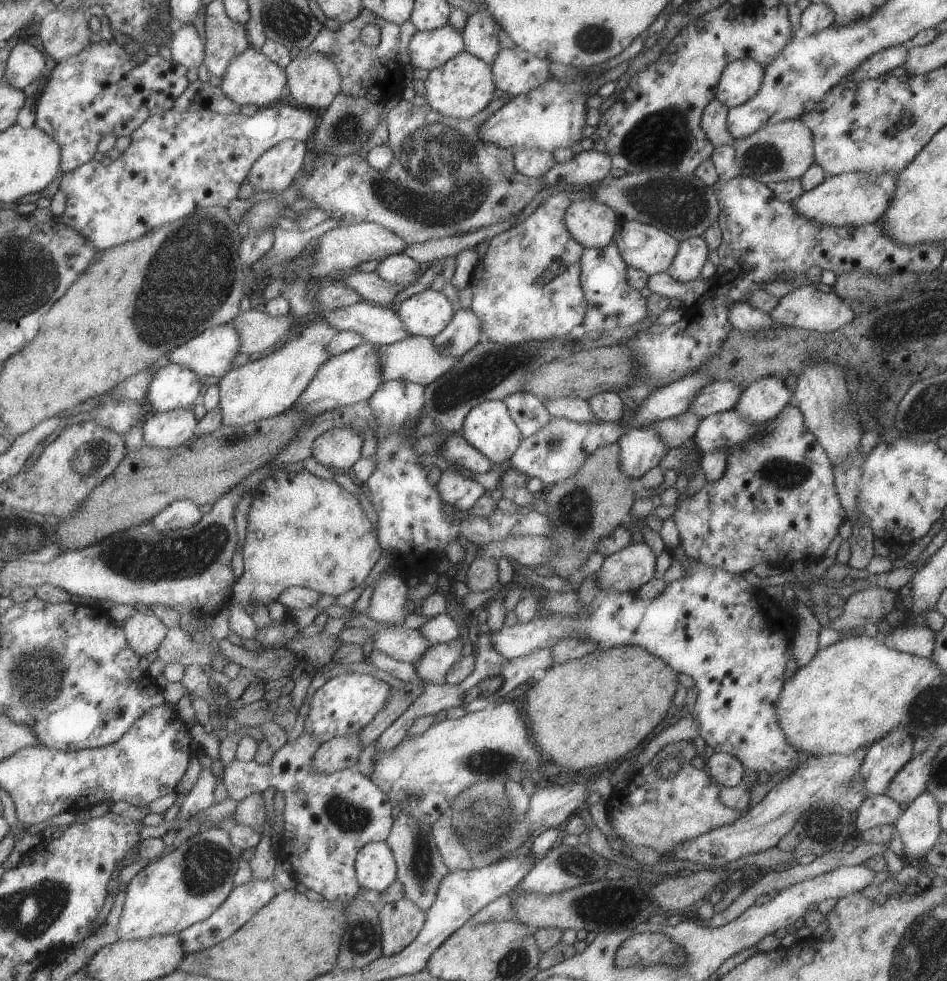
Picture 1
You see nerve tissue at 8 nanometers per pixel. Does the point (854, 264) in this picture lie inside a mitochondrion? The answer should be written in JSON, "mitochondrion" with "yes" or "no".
{"mitochondrion":"no"}

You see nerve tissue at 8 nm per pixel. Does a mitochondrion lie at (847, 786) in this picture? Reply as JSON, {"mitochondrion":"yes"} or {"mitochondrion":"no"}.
{"mitochondrion":"yes"}

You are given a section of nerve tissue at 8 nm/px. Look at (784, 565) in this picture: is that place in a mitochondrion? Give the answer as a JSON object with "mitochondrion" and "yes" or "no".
{"mitochondrion":"no"}

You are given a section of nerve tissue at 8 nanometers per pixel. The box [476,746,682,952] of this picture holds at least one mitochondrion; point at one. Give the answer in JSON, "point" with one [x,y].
{"point":[595,904]}

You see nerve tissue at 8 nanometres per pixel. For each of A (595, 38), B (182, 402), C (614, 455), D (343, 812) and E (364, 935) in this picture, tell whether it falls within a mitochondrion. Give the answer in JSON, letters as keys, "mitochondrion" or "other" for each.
{"A":"mitochondrion","B":"other","C":"other","D":"mitochondrion","E":"mitochondrion"}

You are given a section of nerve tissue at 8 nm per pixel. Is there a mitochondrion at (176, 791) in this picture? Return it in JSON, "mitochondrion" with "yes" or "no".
{"mitochondrion":"no"}

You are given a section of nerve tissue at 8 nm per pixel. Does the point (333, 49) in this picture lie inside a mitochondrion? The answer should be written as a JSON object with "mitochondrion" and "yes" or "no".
{"mitochondrion":"no"}

